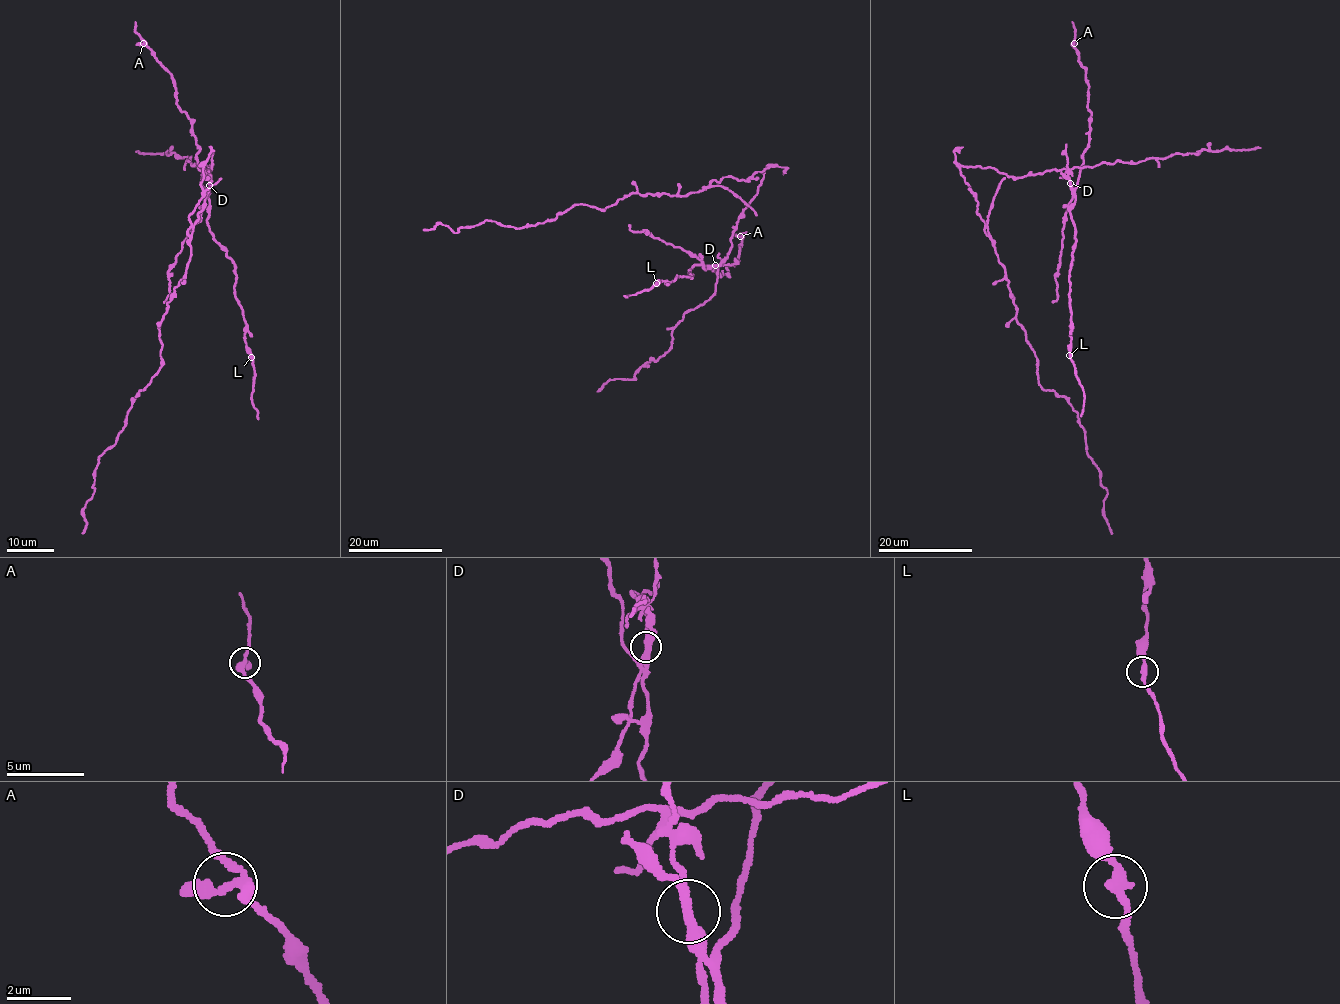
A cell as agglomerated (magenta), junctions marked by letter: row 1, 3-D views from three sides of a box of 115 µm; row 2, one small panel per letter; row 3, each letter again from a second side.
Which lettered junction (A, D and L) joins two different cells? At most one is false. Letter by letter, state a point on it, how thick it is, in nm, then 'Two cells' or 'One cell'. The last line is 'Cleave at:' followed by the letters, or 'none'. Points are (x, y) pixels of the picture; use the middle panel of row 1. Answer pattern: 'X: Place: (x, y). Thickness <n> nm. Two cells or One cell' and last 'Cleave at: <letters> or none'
A: Place: (740, 236). Thickness 240 nm. One cell
D: Place: (715, 265). Thickness 280 nm. Two cells
L: Place: (656, 283). Thickness 280 nm. One cell
Cleave at: D

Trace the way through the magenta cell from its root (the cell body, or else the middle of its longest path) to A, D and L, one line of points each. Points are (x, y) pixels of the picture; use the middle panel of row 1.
A: (745, 180), (768, 166), (738, 219), (729, 252), (707, 268), (728, 274), (727, 265), (739, 261), (740, 236)
D: (745, 180), (768, 166), (758, 193), (738, 219), (729, 252), (724, 261), (715, 265)
L: (745, 180), (768, 166), (724, 261), (707, 269), (693, 265), (692, 278), (656, 283)

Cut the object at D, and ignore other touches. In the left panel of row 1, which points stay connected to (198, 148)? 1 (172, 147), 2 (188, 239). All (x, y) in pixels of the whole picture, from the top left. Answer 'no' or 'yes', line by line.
1: no
2: no

